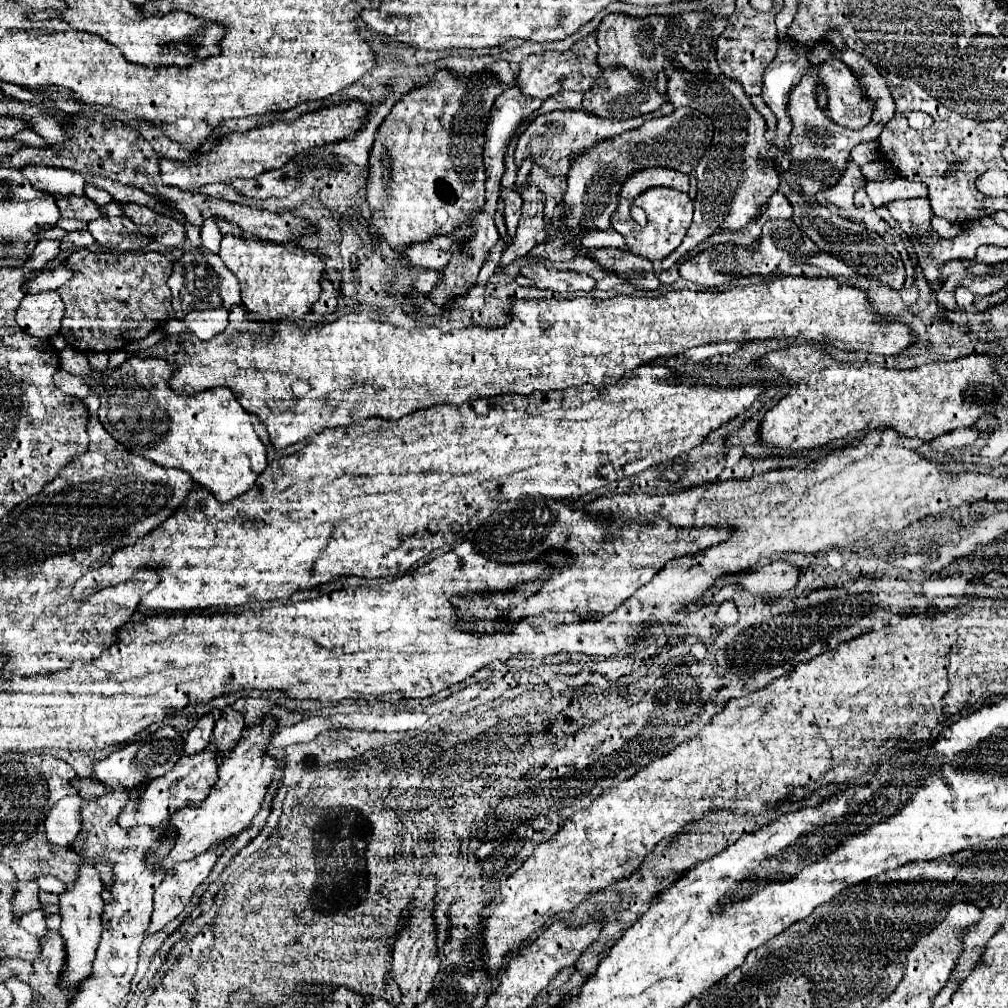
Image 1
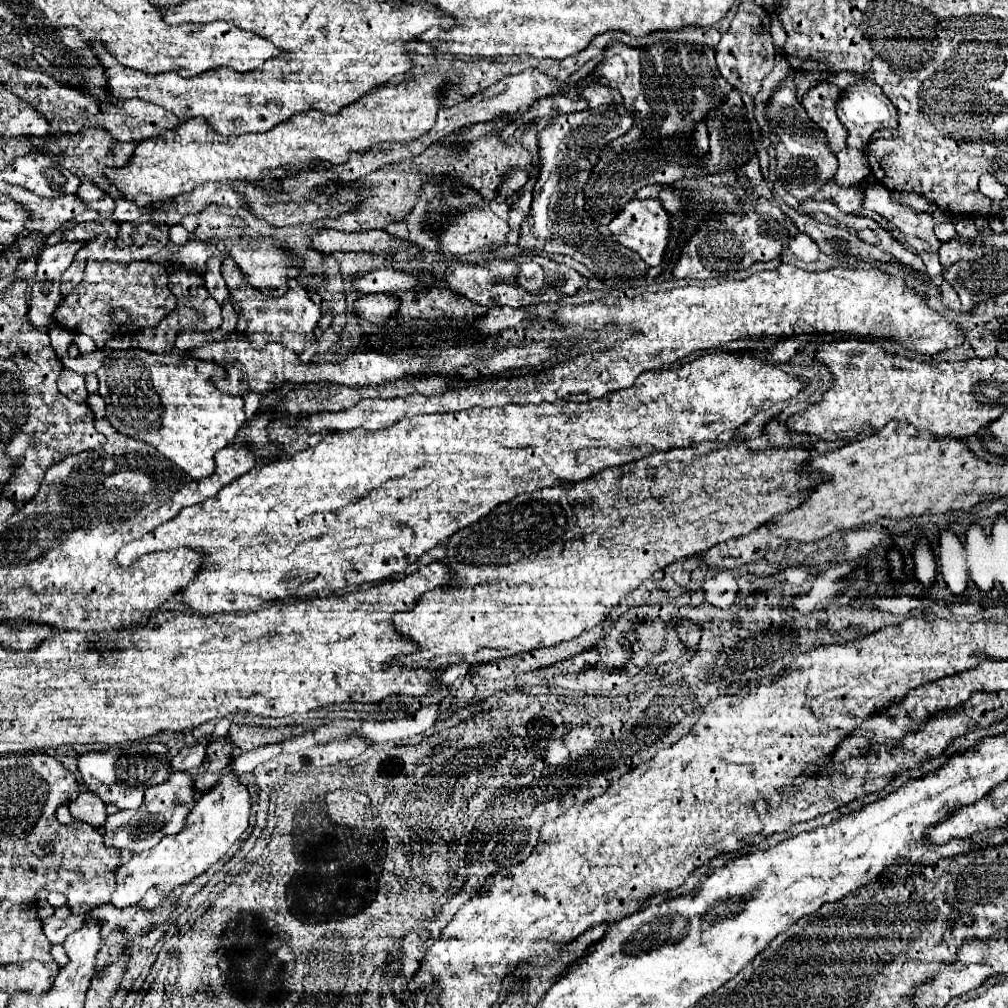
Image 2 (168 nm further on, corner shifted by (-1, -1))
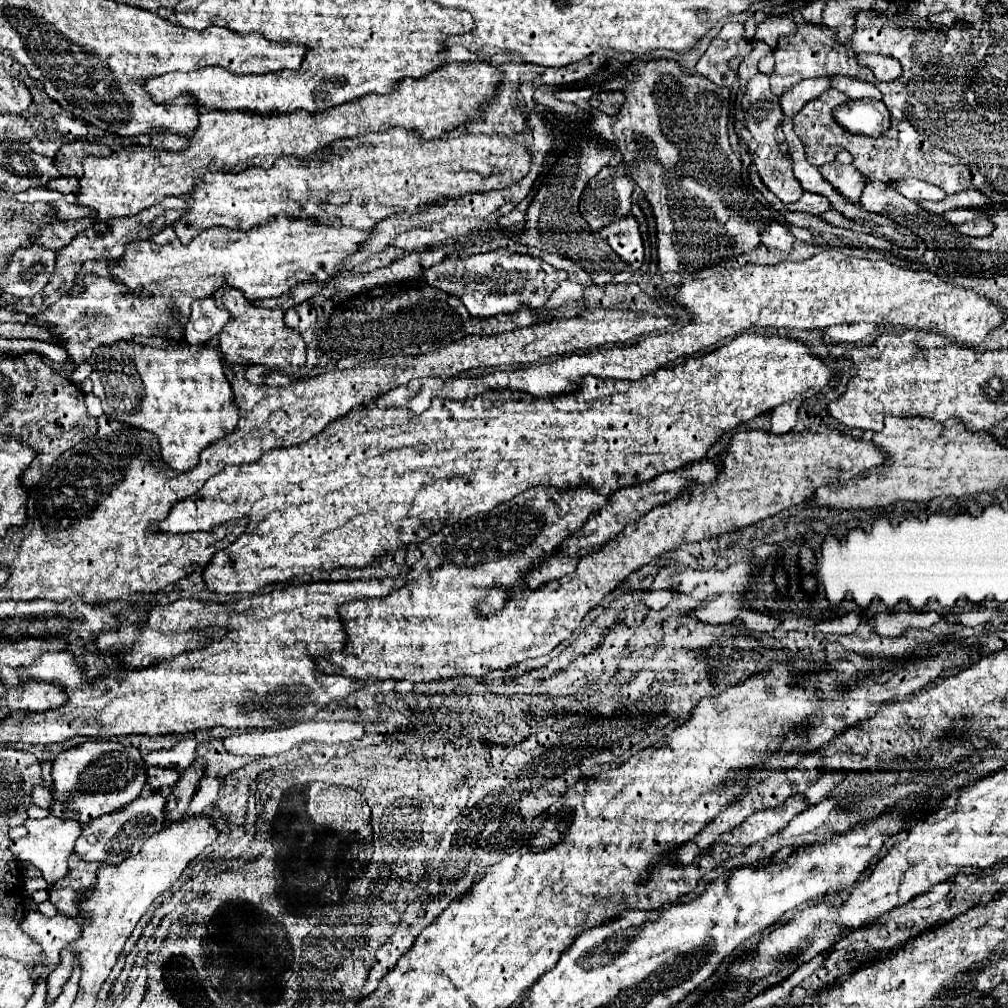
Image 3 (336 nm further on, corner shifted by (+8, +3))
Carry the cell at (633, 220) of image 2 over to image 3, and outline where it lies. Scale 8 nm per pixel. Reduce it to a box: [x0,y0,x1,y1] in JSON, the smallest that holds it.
[599,215,643,269]

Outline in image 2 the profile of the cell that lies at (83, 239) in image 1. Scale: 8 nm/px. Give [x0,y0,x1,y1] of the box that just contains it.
[34,241,82,283]

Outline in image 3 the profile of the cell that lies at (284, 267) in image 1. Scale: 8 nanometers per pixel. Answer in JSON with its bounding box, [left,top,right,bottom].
[213,287,305,375]

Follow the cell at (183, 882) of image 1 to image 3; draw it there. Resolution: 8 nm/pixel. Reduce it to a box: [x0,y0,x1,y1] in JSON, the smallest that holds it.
[21,911,89,983]

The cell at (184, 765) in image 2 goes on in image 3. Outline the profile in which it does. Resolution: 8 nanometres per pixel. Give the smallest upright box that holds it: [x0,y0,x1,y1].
[149,767,179,789]

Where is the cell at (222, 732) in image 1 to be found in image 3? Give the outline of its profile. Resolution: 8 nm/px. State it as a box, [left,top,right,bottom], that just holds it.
[167,767,203,821]

